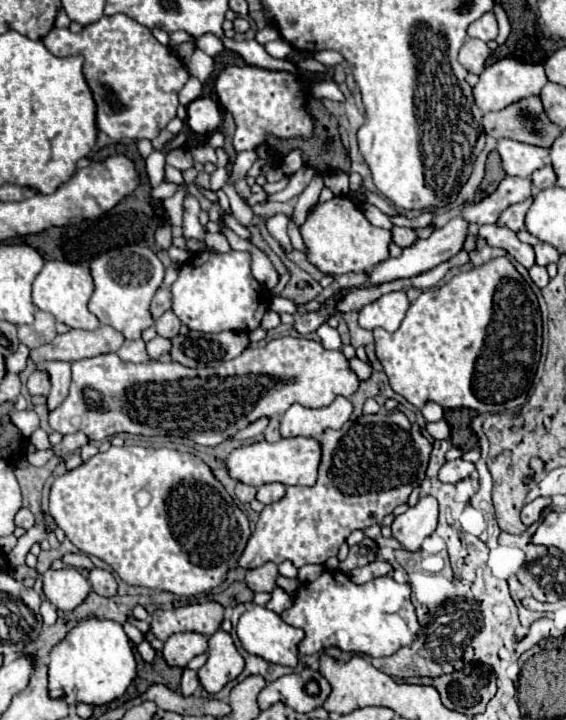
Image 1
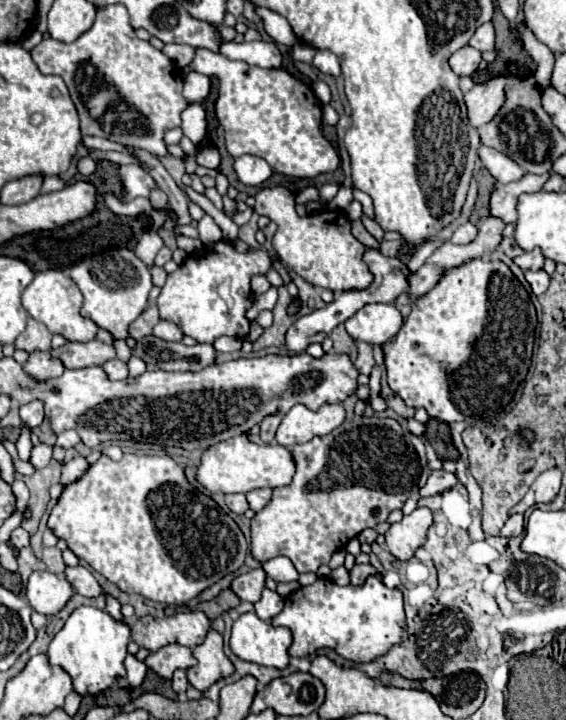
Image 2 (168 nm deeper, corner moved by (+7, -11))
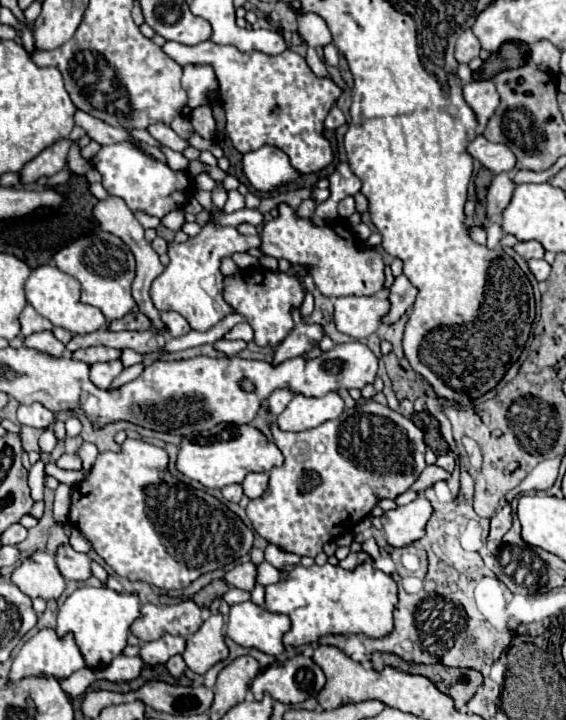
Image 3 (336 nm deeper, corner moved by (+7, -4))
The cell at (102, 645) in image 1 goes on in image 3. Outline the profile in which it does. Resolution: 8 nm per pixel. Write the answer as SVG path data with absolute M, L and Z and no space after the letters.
M80 587L60 607L56 633L58 637L74 635L74 641L84 657L86 667L100 669L120 657L126 647L130 625L140 617L140 601L136 593L116 593L108 587Z

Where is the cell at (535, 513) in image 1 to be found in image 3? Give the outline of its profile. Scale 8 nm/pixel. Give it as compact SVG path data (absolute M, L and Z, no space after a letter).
M506 505L490 519L490 535L488 539L502 539L502 535L512 527L512 507Z

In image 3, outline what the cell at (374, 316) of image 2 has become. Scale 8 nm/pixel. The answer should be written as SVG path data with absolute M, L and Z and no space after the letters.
M380 295L368 297L336 297L334 299L334 321L338 331L364 339L374 333L382 319L390 311L390 301Z

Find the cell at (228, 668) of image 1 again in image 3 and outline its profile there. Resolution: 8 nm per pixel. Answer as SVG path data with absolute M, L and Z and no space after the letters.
M216 613L208 617L192 637L188 637L186 653L182 653L188 669L192 669L198 675L204 675L210 667L228 657L228 647L224 643L222 629L224 619L220 613Z

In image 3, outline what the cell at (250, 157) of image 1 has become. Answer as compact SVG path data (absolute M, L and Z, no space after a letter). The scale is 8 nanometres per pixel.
M264 145L256 151L246 153L242 159L242 165L250 185L258 191L270 191L298 177L298 171L292 169L286 153L270 145Z

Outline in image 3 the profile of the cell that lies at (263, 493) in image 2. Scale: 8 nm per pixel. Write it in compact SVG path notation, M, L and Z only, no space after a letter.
M248 473L246 479L242 481L242 487L244 487L244 495L246 497L256 499L256 497L260 497L266 491L268 475L266 473Z

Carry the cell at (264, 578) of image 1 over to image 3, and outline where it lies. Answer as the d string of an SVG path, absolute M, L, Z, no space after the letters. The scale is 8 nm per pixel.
M240 563L232 571L226 573L226 583L244 591L252 591L256 585L256 565L254 563Z

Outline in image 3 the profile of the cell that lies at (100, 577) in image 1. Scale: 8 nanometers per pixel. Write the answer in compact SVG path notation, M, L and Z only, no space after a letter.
M62 545L56 553L56 563L64 579L68 581L86 581L92 577L90 559L84 553L76 553L70 545Z

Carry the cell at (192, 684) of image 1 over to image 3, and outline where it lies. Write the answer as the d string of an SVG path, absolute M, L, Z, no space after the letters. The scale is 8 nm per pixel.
M174 655L174 657L166 663L166 667L168 667L168 671L170 671L170 675L172 675L174 679L180 679L180 677L184 675L184 671L188 669L186 663L184 663L184 659L182 659L180 655Z

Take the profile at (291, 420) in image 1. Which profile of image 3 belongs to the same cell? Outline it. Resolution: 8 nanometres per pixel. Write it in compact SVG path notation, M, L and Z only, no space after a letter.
M328 393L324 397L302 397L294 395L290 405L276 417L282 431L306 431L322 425L324 421L336 419L344 411L344 401L338 393Z

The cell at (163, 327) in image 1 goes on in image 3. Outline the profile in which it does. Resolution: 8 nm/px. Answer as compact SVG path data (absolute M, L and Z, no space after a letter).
M176 311L160 313L160 319L162 319L162 323L164 323L164 327L166 327L166 333L168 333L170 337L182 337L182 335L186 335L186 333L190 331L188 321L186 321L180 313L176 313Z

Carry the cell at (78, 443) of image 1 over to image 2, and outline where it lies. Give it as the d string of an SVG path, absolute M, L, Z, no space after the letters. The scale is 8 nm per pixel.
M66 430L66 432L62 432L62 434L58 434L58 446L62 446L62 448L72 448L72 446L76 446L80 442L80 436L74 432L74 430Z

